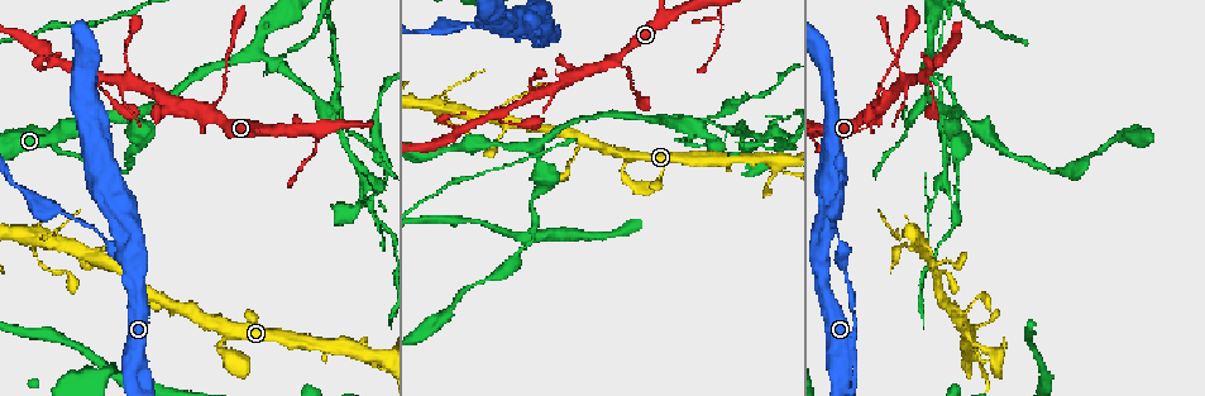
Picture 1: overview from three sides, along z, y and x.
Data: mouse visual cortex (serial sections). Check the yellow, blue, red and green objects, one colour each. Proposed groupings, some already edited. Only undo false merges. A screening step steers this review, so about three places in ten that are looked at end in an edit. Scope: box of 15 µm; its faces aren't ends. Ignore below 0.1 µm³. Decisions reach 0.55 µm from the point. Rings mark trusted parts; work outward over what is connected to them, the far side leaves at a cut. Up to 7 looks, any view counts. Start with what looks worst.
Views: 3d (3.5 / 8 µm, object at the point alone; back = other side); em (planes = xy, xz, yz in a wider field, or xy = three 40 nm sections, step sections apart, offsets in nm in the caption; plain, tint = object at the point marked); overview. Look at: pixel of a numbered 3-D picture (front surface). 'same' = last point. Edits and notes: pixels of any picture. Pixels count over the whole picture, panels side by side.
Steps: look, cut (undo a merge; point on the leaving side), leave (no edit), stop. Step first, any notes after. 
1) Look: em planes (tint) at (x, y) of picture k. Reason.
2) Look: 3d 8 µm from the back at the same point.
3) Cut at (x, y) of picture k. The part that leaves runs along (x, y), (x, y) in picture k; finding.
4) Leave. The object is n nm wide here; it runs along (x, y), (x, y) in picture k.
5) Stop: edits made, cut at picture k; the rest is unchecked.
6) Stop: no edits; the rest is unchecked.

Look: 3d 3.5 µm at (609, 60) of picture 1.

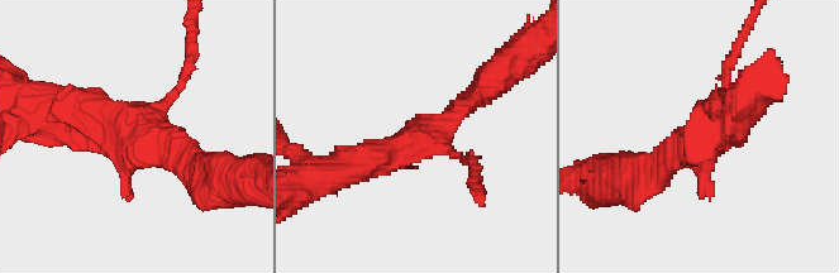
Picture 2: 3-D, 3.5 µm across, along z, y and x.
Look: em xy step 3 (tint) at (135, 135) of picture 2. Now the EM.

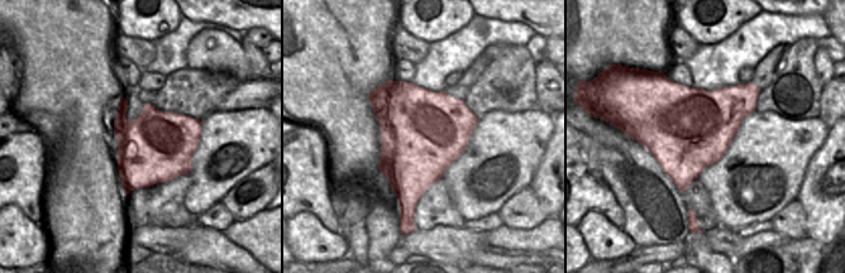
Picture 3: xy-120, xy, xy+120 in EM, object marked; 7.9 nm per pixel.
Leave. It runs along (481, 92), (408, 148), (346, 167) in picture 2; all the same cell.

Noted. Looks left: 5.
Look: 3d 3.5 µm from the back at (99, 73) of picture 1. Arms part here.

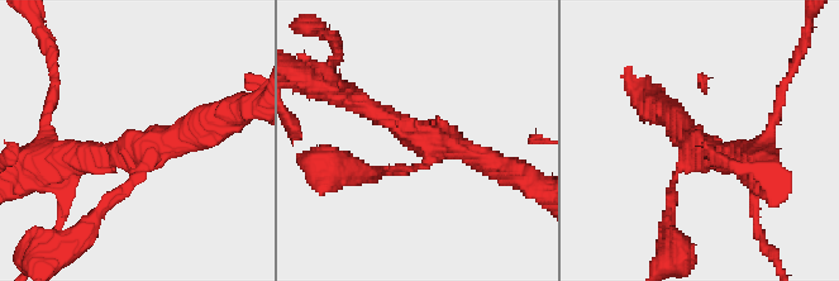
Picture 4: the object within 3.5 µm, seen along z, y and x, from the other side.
Look: em xy step 3 (tint) at (145, 147) of picture 4. 3 arms meet here; the arms are 100, 250, 300 nm wide.

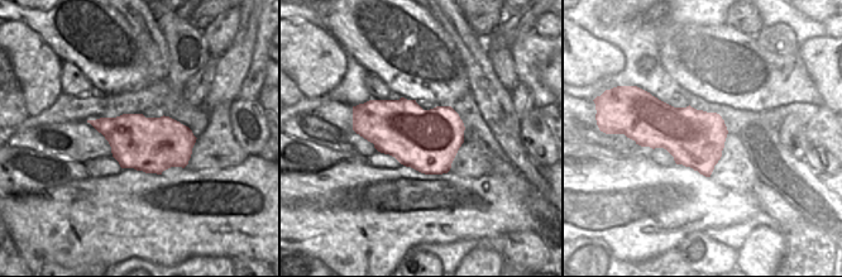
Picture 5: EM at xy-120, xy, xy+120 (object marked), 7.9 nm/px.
Leave. The object is 500 nm wide here; it runs along (356, 100), (414, 136), (499, 168) in picture 4; all the same cell.

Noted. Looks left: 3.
Look: 3d 3.5 µm at (531, 146) of picture 1. Calibre changes.

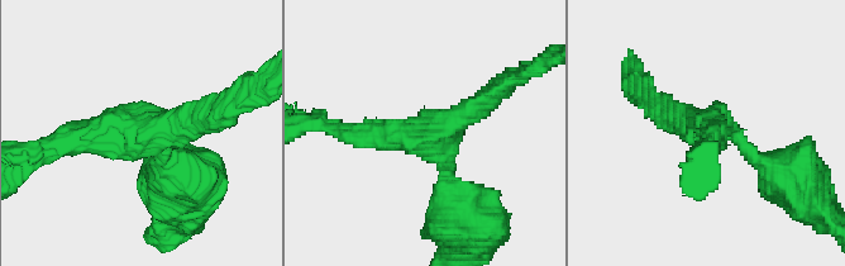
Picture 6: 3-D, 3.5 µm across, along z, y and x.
Look: em planes (tint) at (144, 131) of picture 6.

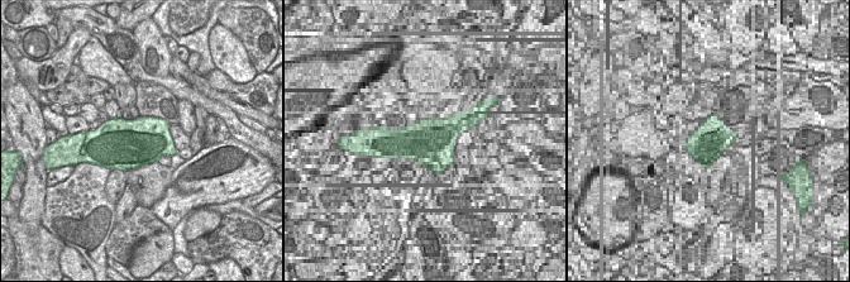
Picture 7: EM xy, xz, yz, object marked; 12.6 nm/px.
Leave. It runs along (344, 131), (442, 131), (496, 91) in picture 6; one cell here.

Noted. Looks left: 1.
Stop: no edits; the rest is unchecked.

